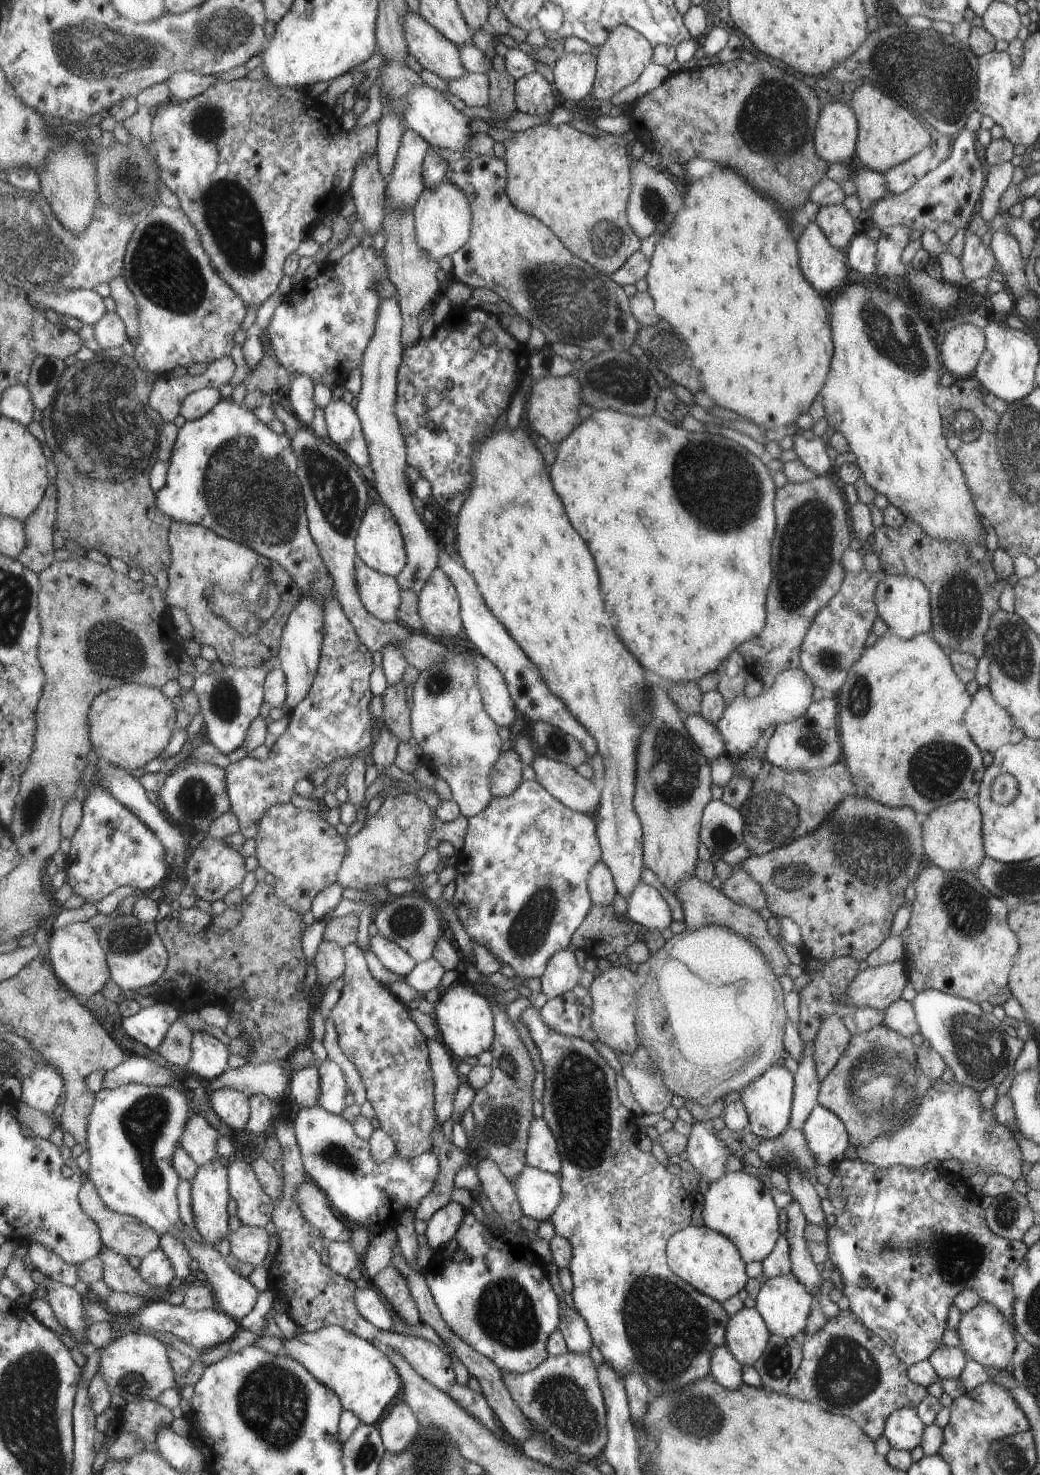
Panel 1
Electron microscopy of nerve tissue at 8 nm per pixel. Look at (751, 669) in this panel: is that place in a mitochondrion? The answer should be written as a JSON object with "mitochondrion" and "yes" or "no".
{"mitochondrion":"no"}

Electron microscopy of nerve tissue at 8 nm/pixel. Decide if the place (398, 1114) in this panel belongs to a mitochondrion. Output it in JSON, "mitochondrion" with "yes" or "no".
{"mitochondrion":"no"}

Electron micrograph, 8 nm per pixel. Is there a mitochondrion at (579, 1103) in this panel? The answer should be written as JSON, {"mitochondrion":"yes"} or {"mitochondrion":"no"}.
{"mitochondrion":"yes"}

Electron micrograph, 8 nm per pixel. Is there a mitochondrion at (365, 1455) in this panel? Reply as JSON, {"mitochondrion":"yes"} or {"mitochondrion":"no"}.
{"mitochondrion":"yes"}

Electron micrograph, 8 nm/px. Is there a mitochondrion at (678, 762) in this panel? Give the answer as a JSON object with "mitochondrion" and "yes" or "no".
{"mitochondrion":"yes"}

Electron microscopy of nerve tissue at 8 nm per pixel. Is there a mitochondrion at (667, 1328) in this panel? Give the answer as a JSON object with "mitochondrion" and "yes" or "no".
{"mitochondrion":"yes"}

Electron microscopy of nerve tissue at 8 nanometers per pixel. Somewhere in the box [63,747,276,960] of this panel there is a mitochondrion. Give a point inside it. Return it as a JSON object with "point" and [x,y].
{"point":[196,801]}

